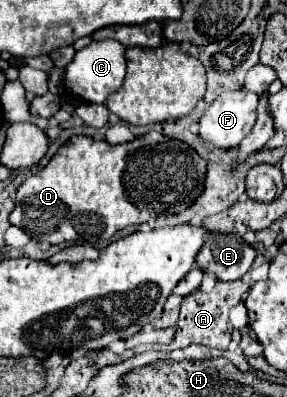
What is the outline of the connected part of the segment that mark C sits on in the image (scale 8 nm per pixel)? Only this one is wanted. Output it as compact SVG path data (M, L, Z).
M116 40L92 42L86 48L78 50L76 56L72 58L72 62L66 66L66 74L64 74L66 90L74 96L80 96L86 102L104 104L106 98L122 86L122 80L126 74L124 52L126 52L126 48Z

